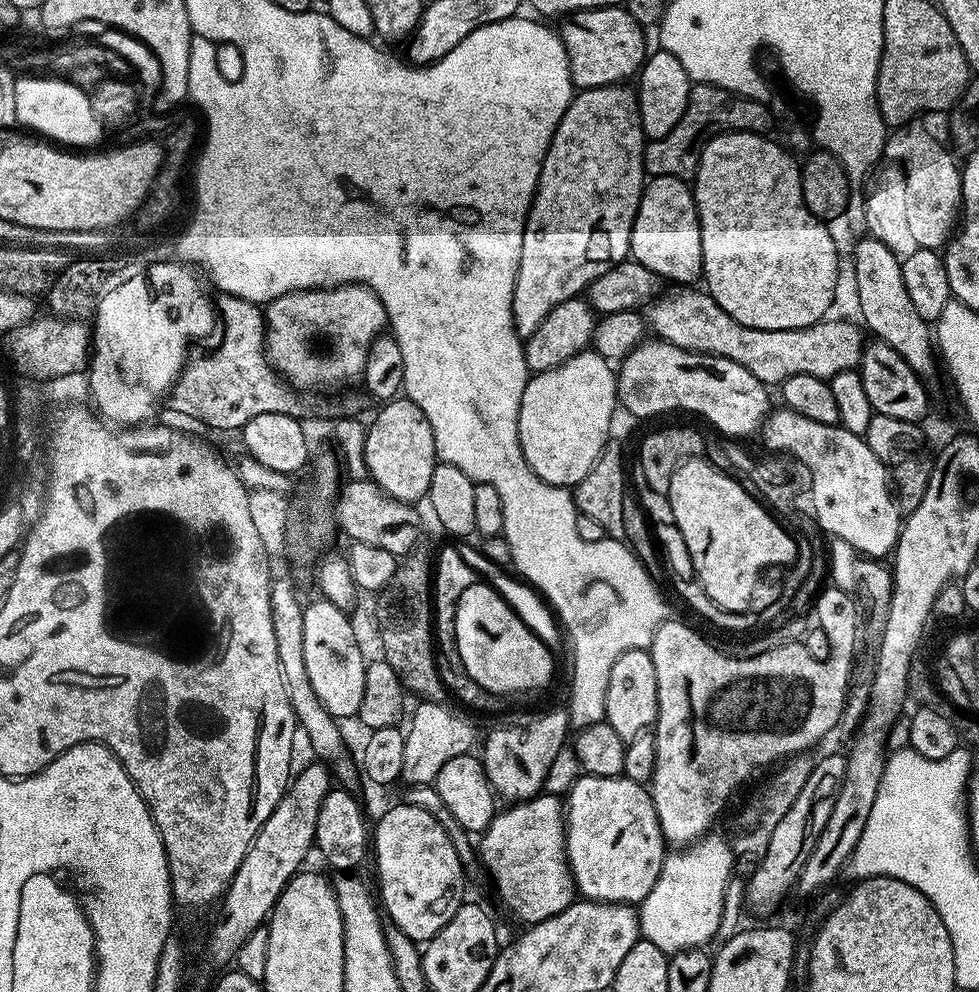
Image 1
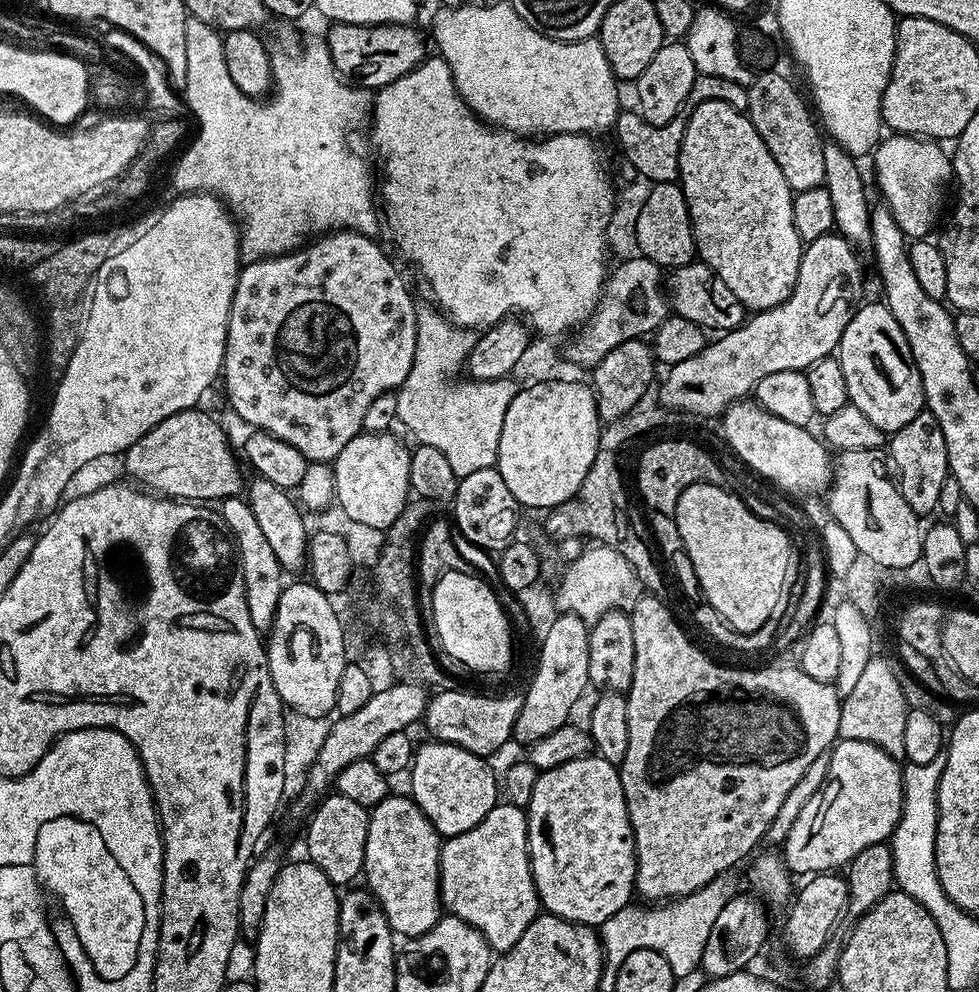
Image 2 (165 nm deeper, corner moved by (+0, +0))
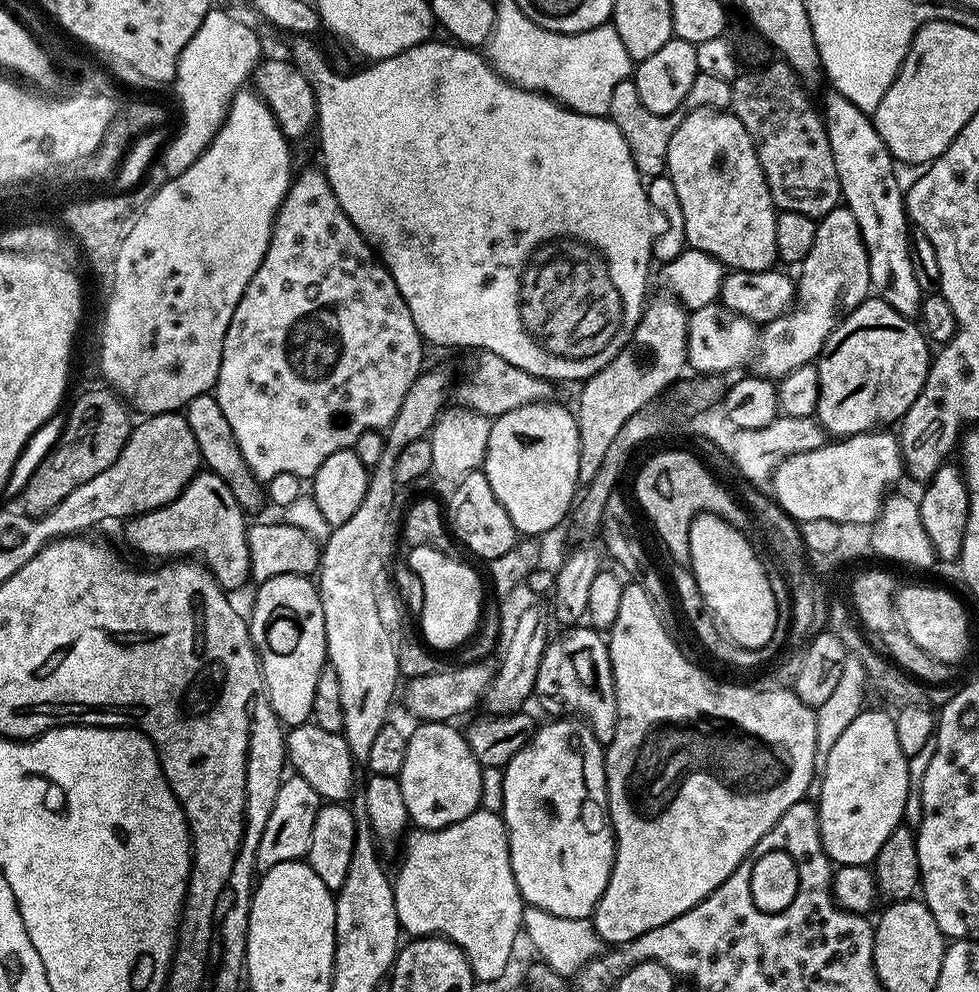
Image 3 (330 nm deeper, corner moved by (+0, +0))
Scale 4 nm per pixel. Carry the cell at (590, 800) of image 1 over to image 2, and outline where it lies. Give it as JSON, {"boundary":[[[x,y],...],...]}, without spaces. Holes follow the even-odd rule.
{"boundary":[[[589,754],[543,769],[534,782],[526,815],[532,877],[547,915],[575,924],[601,926],[618,910],[630,904],[631,896],[636,892],[636,843],[617,765],[606,762],[606,758],[601,756]]]}

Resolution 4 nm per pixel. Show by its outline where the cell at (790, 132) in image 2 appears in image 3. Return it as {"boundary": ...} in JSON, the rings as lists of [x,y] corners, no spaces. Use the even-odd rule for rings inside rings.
{"boundary":[[[773,62],[764,68],[744,70],[731,81],[733,116],[746,126],[746,134],[750,134],[750,142],[754,142],[754,150],[758,154],[758,162],[764,171],[766,186],[772,195],[772,201],[782,212],[797,212],[813,218],[825,216],[834,211],[841,203],[840,179],[838,170],[834,170],[834,154],[830,154],[830,142],[826,138],[824,121],[821,113],[811,104],[809,93],[805,92],[800,79],[783,62]]]}

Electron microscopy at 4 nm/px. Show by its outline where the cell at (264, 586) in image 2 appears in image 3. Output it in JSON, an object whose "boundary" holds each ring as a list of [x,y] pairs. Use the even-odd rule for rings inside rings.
{"boundary":[[[201,470],[189,482],[174,502],[158,510],[143,512],[140,516],[131,517],[123,525],[124,540],[136,552],[149,556],[152,562],[168,562],[173,558],[195,558],[220,583],[221,588],[229,594],[235,594],[244,583],[250,580],[250,550],[248,549],[249,521],[244,521],[245,509],[241,508],[238,498],[230,494],[230,486],[222,482],[213,472]]]}

